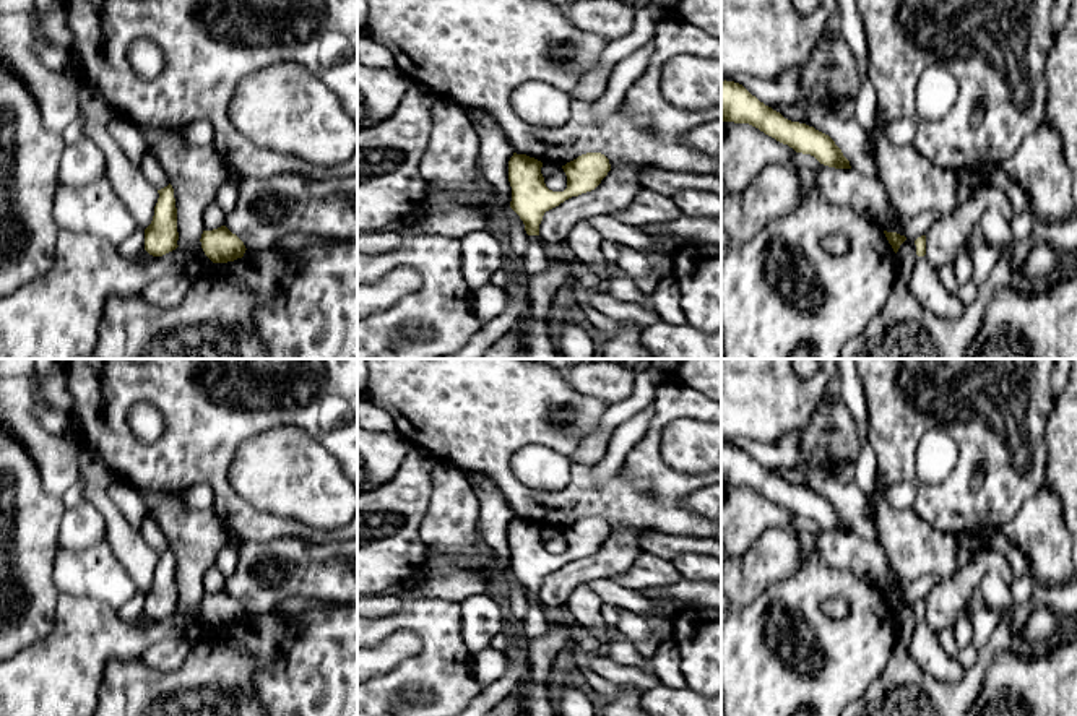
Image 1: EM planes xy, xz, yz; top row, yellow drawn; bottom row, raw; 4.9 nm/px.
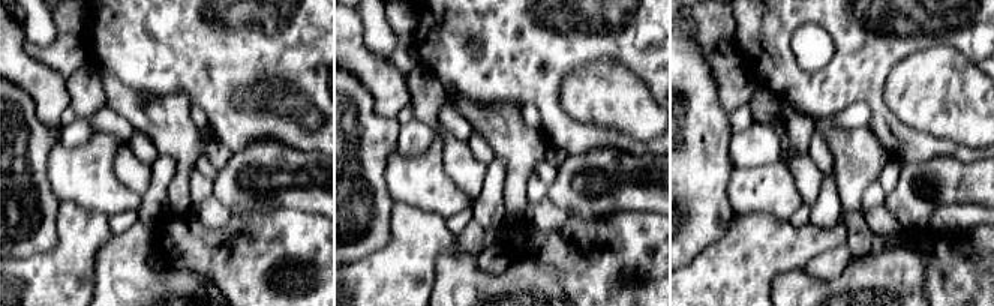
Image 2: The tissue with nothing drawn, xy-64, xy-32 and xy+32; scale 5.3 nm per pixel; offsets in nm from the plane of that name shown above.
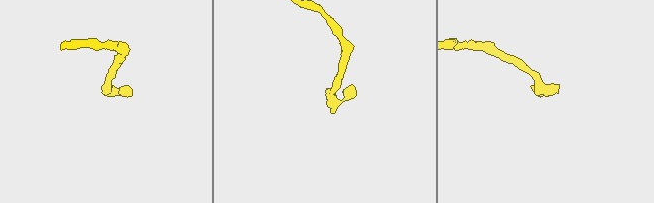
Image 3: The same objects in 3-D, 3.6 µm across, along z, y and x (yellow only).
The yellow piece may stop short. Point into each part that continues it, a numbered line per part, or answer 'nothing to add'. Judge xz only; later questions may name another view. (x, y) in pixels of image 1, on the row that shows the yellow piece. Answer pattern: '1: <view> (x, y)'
1: xz (535, 258)

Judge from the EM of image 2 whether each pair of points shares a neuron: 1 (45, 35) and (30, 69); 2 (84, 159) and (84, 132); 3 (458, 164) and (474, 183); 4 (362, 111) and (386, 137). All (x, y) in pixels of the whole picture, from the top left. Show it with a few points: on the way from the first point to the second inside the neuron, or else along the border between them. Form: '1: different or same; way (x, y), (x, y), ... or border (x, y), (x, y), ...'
1: different; border (23, 27), (26, 39)
2: different; border (96, 134), (78, 146), (65, 147), (59, 144)
3: same; way (462, 168), (470, 179)
4: same; way (366, 117), (380, 131)

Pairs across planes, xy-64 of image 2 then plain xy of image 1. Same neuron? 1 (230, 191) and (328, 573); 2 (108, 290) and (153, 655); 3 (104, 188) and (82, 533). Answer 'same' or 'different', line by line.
1: same
2: different
3: different

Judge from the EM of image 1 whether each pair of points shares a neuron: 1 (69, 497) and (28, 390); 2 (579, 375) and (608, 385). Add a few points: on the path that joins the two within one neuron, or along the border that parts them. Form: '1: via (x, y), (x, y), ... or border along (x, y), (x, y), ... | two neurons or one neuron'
1: border along (78, 483), (59, 496) | two neurons
2: via (585, 377), (601, 380) | one neuron

